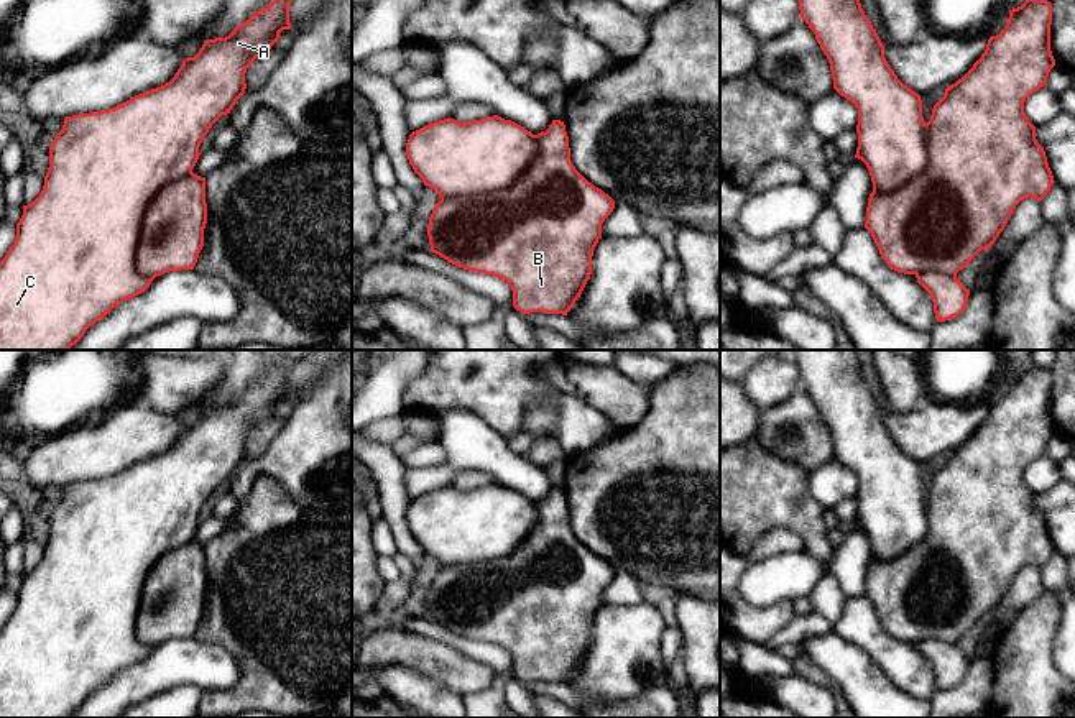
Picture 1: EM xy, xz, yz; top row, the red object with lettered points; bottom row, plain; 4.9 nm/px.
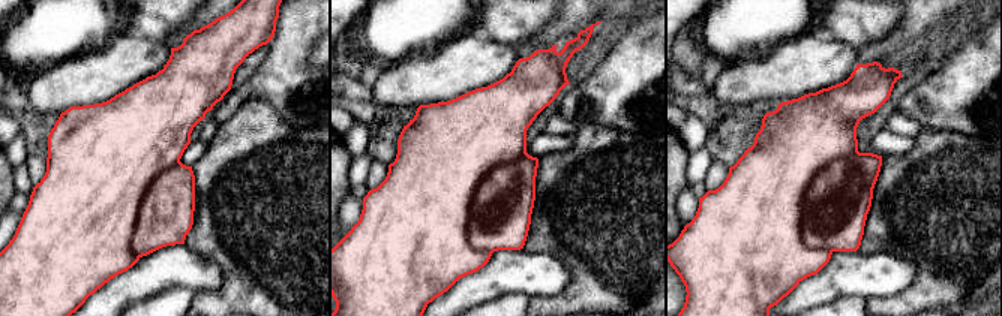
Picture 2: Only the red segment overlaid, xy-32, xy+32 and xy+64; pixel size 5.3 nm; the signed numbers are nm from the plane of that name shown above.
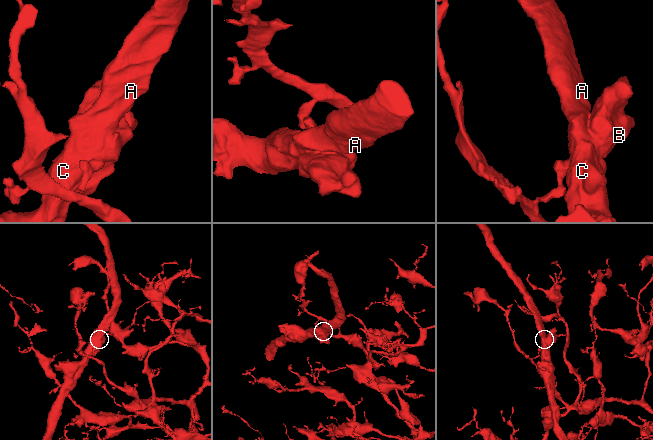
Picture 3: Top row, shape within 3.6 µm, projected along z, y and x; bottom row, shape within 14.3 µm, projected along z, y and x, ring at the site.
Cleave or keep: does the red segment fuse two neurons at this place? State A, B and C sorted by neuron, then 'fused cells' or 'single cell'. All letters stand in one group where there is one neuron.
A C / B | fused cells

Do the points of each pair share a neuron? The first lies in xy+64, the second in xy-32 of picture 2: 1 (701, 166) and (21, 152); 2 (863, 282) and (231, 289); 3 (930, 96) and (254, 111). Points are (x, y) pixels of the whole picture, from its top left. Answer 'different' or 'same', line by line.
1: different
2: different
3: different

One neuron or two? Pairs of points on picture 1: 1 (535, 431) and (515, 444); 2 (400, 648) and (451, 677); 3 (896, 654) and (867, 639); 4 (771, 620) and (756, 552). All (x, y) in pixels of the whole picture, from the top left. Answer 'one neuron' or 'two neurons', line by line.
1: one neuron
2: one neuron
3: one neuron
4: one neuron

